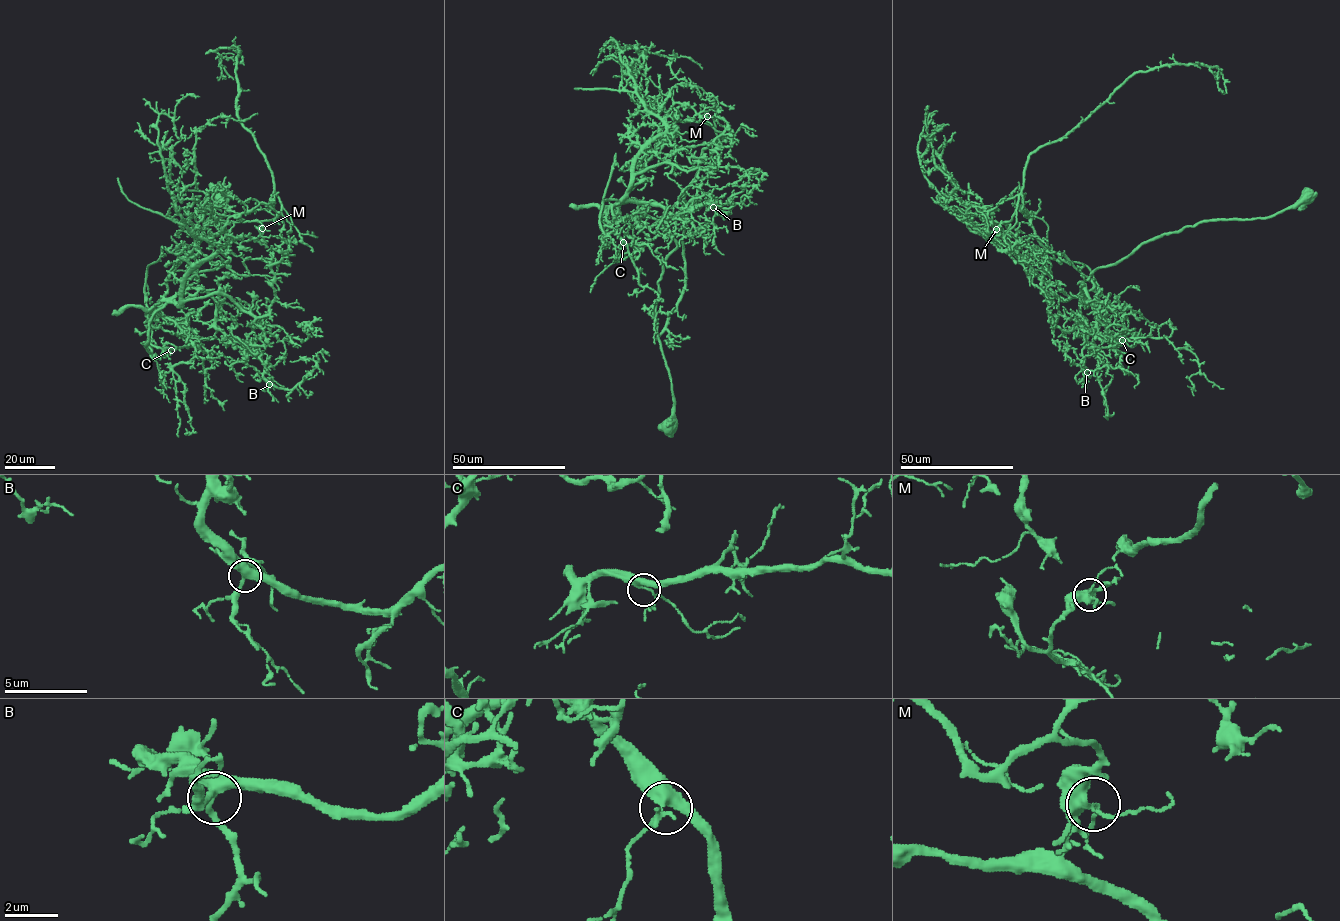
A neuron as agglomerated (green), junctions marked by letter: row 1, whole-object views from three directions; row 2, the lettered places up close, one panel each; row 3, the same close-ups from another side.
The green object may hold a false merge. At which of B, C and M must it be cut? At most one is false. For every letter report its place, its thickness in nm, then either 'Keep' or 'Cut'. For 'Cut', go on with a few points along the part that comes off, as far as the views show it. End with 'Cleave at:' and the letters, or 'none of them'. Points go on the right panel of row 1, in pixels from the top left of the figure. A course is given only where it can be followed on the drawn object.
B: Place: (1087, 372). Thickness 360 nm. Keep
C: Place: (1122, 340). Thickness 340 nm. Keep
M: Place: (996, 229). Thickness 320 nm. Cut. Course of the part to remove: (997, 229), (1015, 212), (1029, 156), (1064, 137), (1132, 75), (1164, 65), (1203, 64), (1223, 75), (1227, 93)
Cleave at: M

